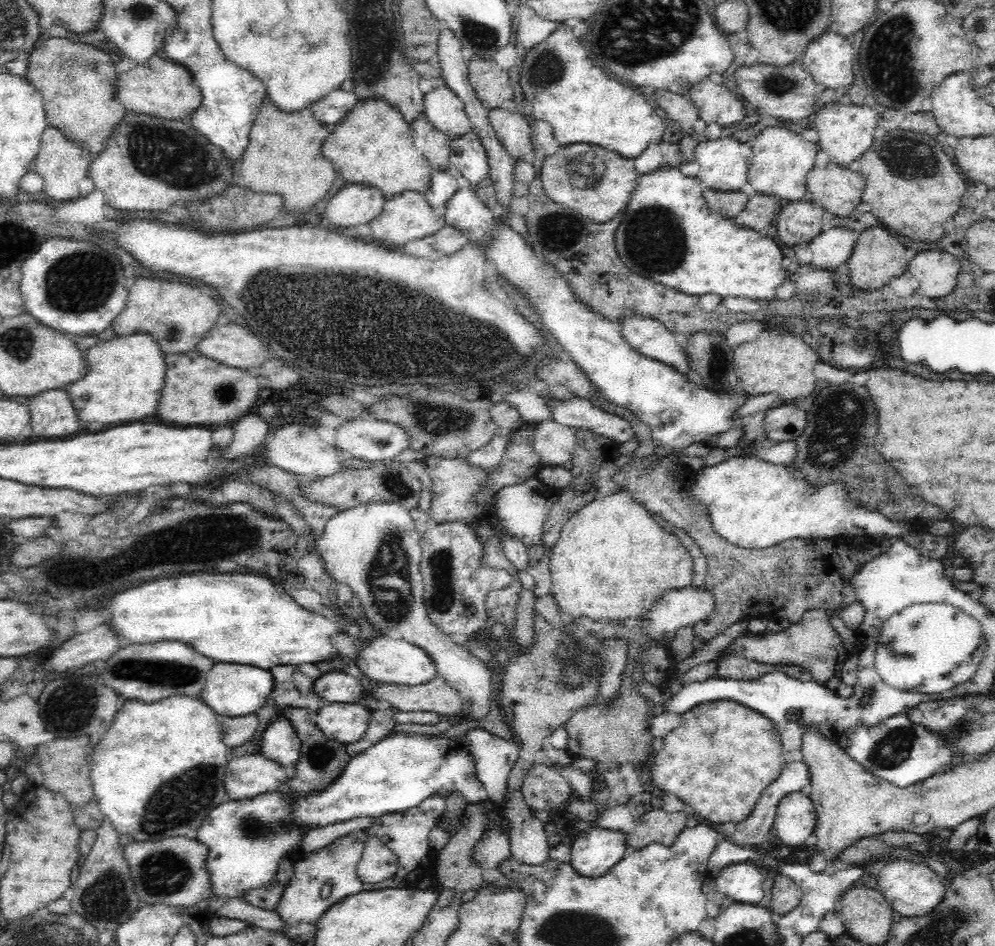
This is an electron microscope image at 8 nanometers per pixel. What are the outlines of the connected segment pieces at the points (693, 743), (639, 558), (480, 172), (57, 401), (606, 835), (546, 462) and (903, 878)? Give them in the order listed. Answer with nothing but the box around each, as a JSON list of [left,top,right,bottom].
[[651,700,786,828],[549,490,694,622],[449,130,489,184],[28,389,80,438],[569,826,626,878],[533,421,577,467],[877,859,946,917]]

